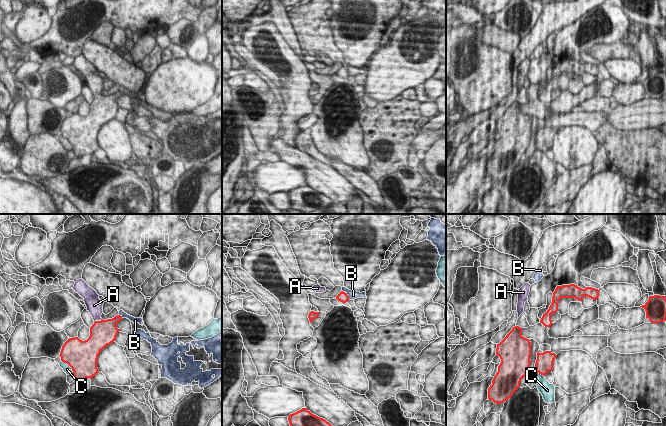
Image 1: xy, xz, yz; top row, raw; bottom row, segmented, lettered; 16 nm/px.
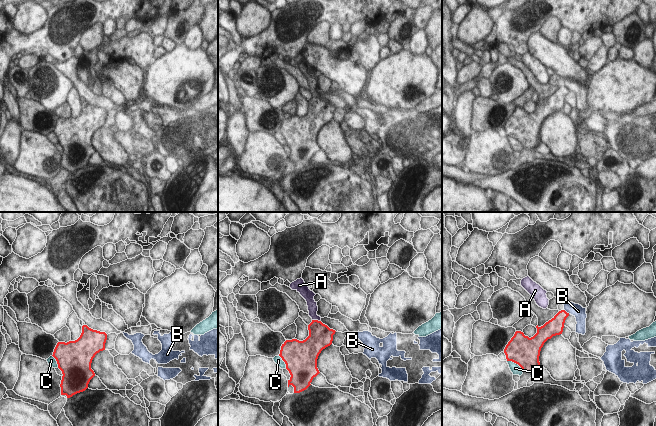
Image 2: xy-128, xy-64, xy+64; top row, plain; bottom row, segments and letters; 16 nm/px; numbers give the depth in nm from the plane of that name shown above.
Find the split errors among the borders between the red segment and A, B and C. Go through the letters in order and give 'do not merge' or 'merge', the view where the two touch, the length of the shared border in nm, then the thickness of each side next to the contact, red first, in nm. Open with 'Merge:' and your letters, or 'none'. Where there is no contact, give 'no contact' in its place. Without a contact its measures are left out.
Merge: A
A: merge; contact in xy; length 140 nm; calibres 420 and 260 nm
B: do not merge; contact in xz; length 200 nm; calibres 160 and 140 nm
C: do not merge; contact in xy; length 300 nm; calibres 500 and 140 nm

